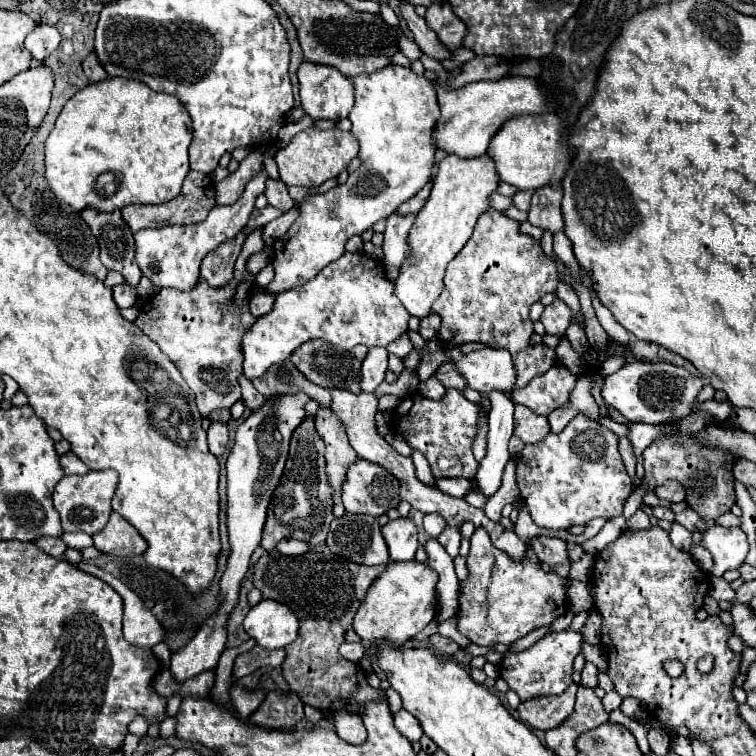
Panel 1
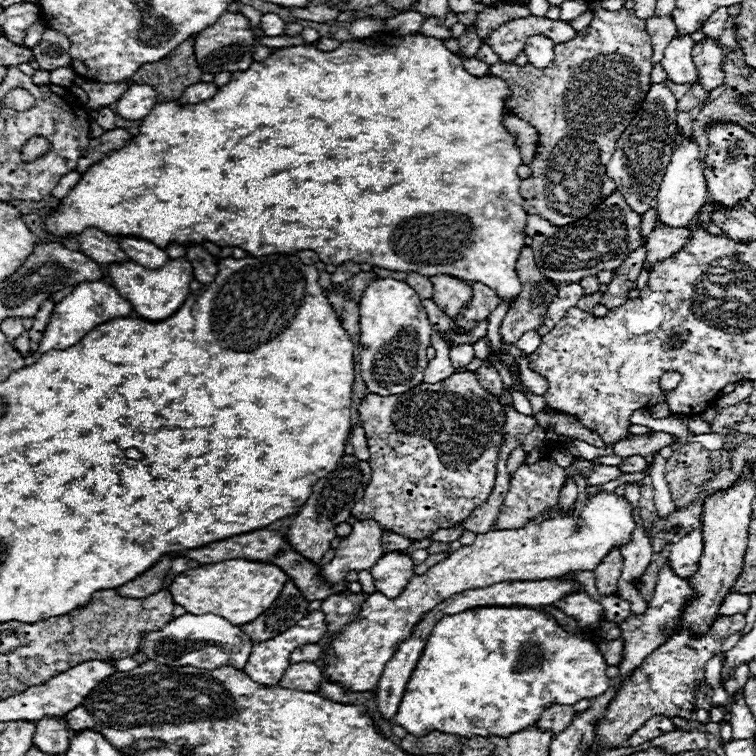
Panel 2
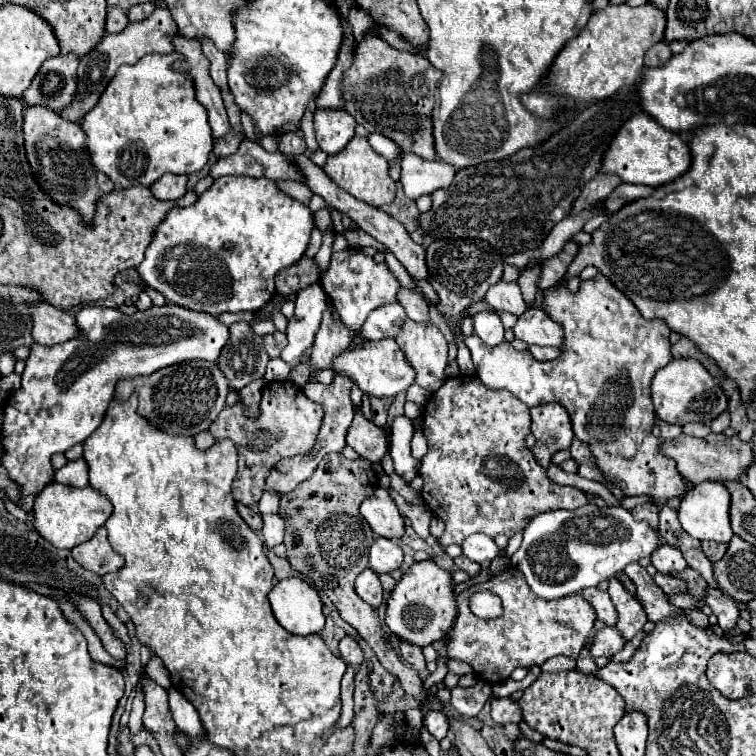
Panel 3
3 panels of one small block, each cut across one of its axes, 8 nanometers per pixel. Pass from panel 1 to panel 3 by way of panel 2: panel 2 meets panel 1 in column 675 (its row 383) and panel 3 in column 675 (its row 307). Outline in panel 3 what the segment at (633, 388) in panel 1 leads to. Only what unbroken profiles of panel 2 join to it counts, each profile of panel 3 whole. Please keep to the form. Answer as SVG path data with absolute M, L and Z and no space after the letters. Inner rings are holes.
M694 358L672 360L668 366L656 372L652 380L652 402L656 414L670 424L686 424L686 422L704 422L710 424L728 408L728 398L724 390L714 382L712 374Z

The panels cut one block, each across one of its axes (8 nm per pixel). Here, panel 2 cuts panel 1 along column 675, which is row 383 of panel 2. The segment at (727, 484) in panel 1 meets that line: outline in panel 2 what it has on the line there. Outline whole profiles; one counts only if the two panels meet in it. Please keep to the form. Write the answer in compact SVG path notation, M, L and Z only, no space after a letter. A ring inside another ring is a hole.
M454 372L438 384L422 382L396 396L368 394L362 398L358 412L368 440L372 478L362 500L352 508L356 520L376 520L382 530L396 532L408 540L424 540L440 528L458 526L470 516L472 508L490 496L498 448L504 440L504 410L500 400L480 386L474 372Z

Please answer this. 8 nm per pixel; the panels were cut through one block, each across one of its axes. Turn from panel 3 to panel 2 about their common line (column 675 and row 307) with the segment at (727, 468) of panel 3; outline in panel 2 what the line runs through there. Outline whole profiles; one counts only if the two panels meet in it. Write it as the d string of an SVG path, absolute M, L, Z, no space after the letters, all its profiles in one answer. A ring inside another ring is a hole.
M432 276L432 286L434 286L434 296L432 300L444 310L448 312L450 318L454 318L458 314L458 310L472 298L472 290L468 286L468 282L454 278L454 276Z

